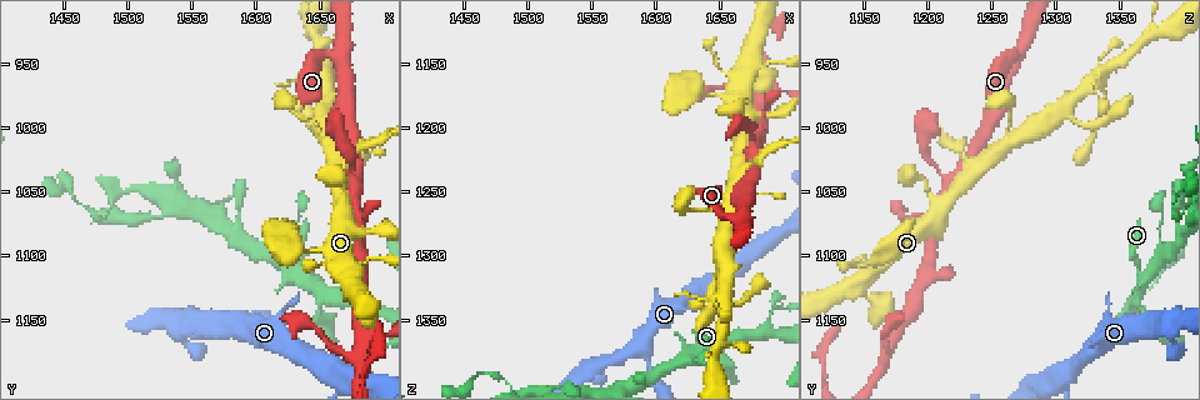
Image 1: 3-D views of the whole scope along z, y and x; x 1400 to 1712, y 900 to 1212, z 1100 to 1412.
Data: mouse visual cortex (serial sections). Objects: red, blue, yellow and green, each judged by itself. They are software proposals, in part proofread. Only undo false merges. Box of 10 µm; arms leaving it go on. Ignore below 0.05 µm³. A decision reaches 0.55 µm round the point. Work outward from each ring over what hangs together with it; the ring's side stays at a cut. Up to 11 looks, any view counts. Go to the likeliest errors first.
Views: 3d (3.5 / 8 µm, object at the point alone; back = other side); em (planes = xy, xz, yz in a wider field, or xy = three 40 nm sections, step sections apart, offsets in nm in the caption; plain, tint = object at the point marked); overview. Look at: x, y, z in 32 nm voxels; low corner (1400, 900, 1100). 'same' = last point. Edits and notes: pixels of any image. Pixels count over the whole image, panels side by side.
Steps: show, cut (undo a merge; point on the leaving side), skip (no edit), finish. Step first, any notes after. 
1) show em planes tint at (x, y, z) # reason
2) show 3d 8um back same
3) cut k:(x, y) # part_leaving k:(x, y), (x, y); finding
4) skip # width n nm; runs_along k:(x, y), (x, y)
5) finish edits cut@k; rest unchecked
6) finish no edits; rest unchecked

show 3d 3.5um at (1640, 1118, 1368) # three-way junction

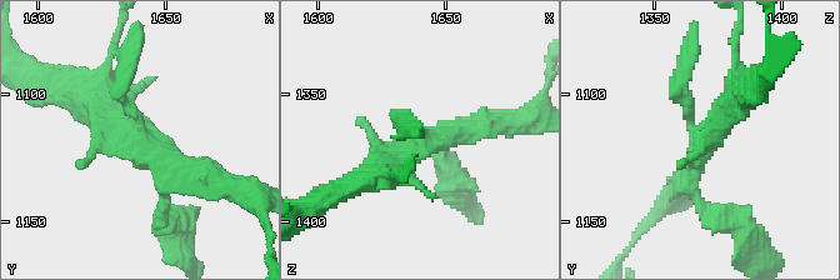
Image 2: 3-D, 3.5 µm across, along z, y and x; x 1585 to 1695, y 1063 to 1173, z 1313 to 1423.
show em xy step 5 tint at (1641, 1117, 1368) # need the tissue

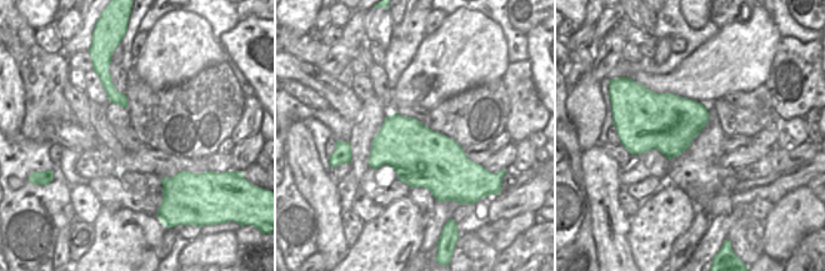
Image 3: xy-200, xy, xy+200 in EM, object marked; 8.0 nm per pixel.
skip # width 460 nm; runs_along 2:(410, 124), (421, 140), (364, 178); continuous, no second cell

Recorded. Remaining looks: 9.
show 3d 3.5um at (1656, 962, 1332) # three-way junction

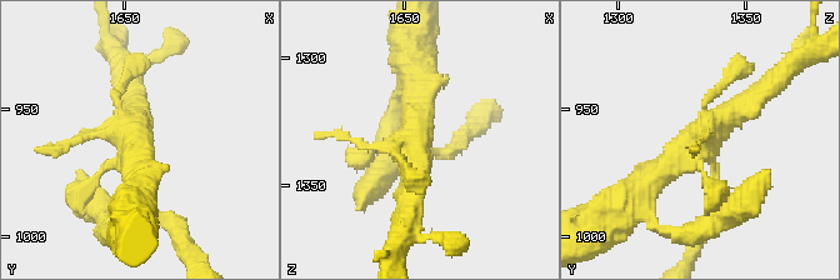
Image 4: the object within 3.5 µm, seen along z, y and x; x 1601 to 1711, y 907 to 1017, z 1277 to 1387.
show em xy step 3 tint at (1654, 962, 1333)

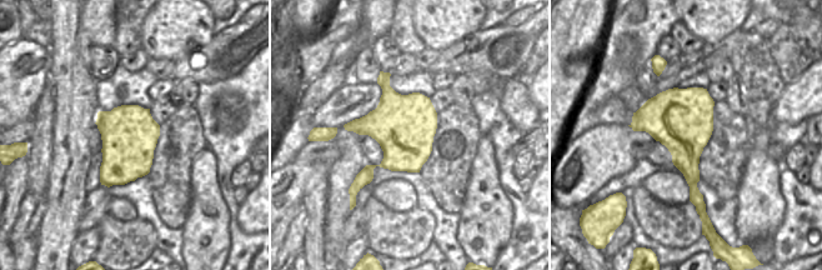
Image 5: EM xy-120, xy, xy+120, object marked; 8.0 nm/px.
skip # runs_along 4:(631, 190), (763, 90); all the same cell

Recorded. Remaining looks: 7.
show em xy step 2 tint at (1664, 944, 1270) # branch point

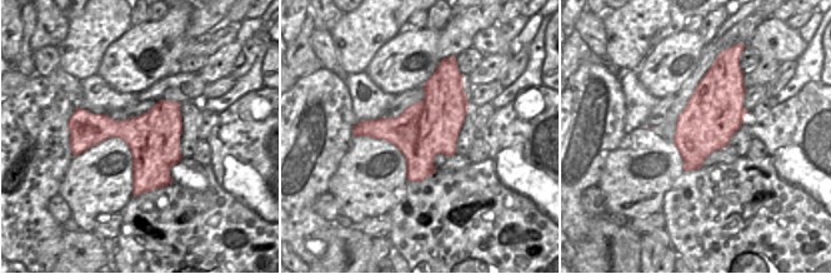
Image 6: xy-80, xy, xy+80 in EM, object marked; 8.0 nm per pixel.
show 3d 3.5um same # see where the arms go

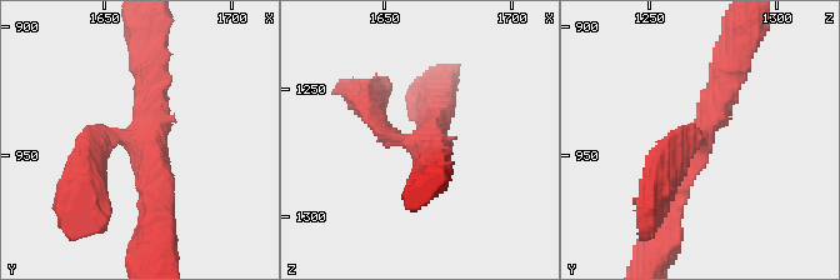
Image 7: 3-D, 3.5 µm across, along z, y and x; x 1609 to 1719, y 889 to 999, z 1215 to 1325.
skip # width 460 nm; runs_along 7:(88, 168), (106, 136), (149, 144), (153, 209); continuous, no second cell

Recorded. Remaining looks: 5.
show 3d 3.5um at (1630, 1094, 1172)

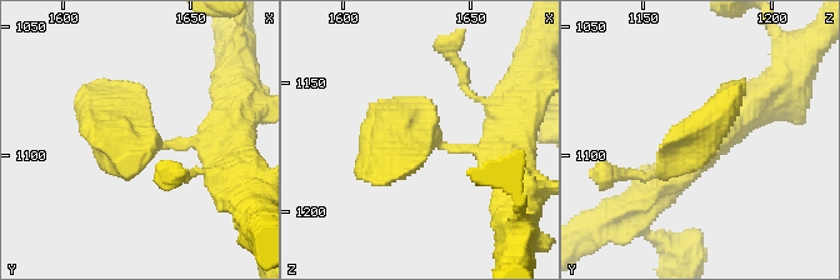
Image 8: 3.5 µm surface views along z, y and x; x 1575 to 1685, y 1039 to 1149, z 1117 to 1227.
show em xy step 2 tint at (1631, 1093, 1170) # now the EM

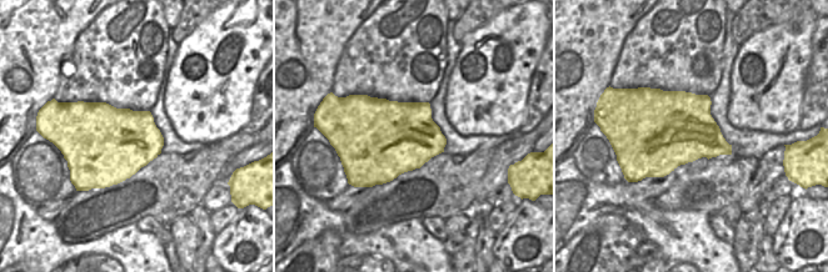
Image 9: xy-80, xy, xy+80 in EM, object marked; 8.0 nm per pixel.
skip # runs_along 8:(221, 140), (114, 136), (101, 94); all the same cell

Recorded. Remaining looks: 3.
finish no edits; rest unchecked

